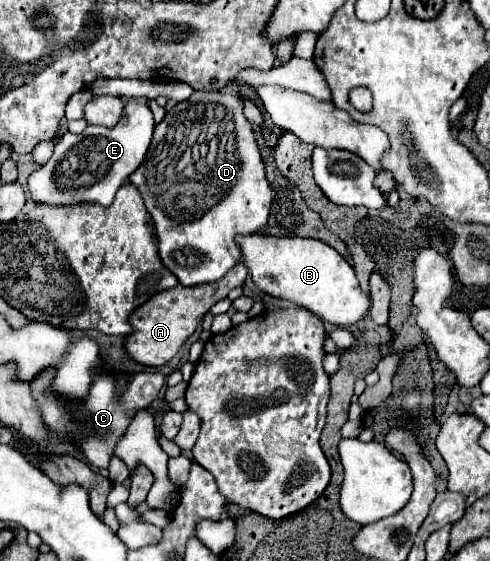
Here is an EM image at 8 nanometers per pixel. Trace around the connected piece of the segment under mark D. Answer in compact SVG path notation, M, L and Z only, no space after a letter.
M194 91L190 99L168 109L166 117L154 129L152 145L142 167L128 177L128 183L132 183L144 197L158 239L160 261L182 285L212 283L226 275L226 271L240 261L234 237L262 231L272 205L272 189L266 181L264 161L252 123L244 117L244 97L238 93Z

